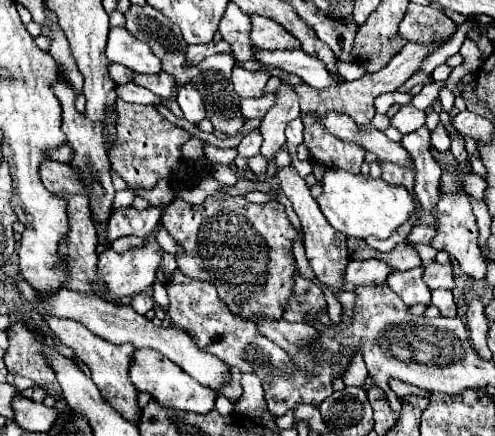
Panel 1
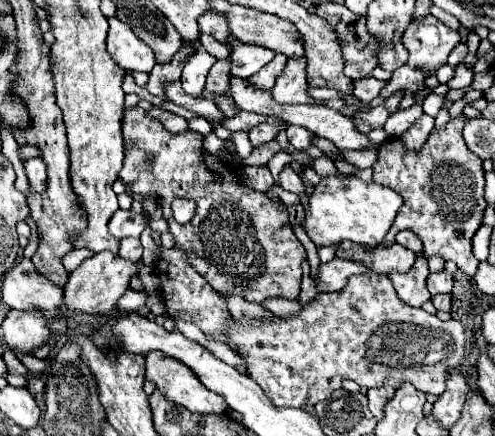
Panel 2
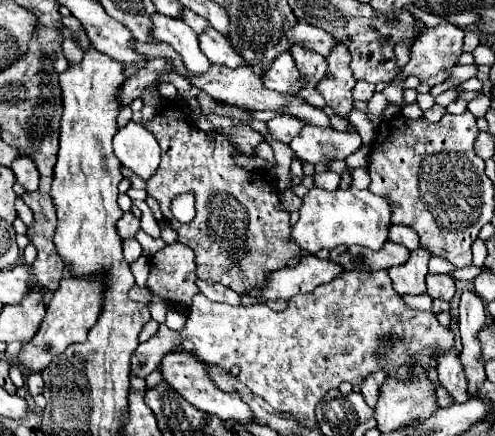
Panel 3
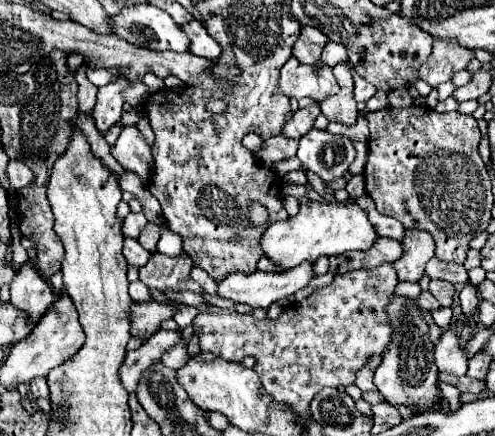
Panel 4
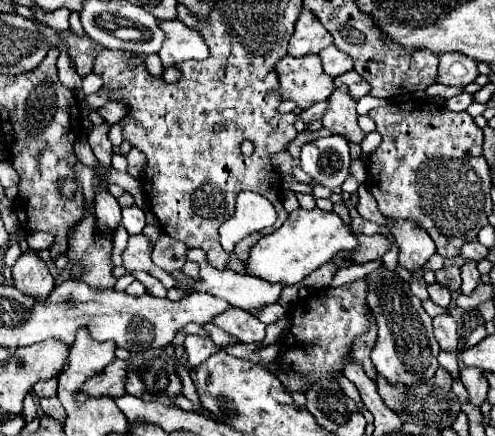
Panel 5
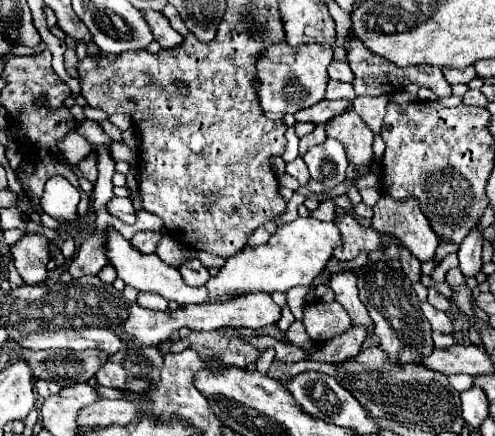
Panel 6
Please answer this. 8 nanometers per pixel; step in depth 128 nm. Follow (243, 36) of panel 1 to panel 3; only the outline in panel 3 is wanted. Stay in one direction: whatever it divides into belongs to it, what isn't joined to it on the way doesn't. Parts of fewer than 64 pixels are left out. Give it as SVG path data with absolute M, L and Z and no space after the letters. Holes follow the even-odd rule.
M184 10L184 16L182 16L182 20L194 30L194 32L204 32L204 28L208 26L208 22L204 20L204 18L200 18L200 16L196 16L196 14L192 14L192 12L188 12L188 10Z

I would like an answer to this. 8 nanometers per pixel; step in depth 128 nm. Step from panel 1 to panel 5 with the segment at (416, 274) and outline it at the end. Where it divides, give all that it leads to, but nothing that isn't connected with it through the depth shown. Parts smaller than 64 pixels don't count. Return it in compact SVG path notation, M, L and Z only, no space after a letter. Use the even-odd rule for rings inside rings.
M388 218L386 228L390 228L392 236L396 238L398 246L400 246L398 262L406 270L414 272L414 270L422 268L428 262L428 258L432 254L436 254L436 246L432 244L432 238L416 222Z

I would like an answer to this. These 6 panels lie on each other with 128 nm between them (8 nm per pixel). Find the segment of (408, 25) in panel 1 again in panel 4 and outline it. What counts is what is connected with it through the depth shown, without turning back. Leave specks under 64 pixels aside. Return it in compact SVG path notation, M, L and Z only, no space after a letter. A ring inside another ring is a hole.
M434 40L434 52L428 58L428 62L420 68L420 78L428 82L434 90L428 94L428 106L438 104L438 92L436 86L440 82L450 82L452 76L460 70L466 70L466 66L474 60L474 52L468 48L460 48L460 44ZM392 90L392 92L388 92L388 100L390 100L390 106L396 106L396 108L410 106L410 94L406 90Z

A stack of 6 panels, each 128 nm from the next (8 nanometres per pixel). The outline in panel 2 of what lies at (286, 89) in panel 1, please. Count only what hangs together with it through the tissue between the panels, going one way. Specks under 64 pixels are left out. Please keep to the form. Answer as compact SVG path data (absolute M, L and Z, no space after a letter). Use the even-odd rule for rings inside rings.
M290 58L284 74L276 80L276 86L272 88L272 94L276 102L280 104L316 104L314 98L308 96L306 92L308 82L306 82L306 64L304 58Z

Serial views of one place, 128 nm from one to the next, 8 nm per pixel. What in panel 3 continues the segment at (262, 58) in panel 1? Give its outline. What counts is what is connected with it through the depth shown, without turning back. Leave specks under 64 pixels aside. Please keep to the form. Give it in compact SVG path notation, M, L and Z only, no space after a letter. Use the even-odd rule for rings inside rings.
M206 28L206 32L200 34L198 40L200 40L200 50L208 54L212 62L222 62L230 68L244 66L244 60L236 54L236 50L230 46L226 36L216 32L214 28Z

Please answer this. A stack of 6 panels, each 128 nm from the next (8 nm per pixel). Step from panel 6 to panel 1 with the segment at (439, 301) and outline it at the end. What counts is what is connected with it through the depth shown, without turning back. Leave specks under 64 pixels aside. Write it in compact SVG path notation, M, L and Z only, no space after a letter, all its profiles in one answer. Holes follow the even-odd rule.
M430 264L424 270L424 282L428 284L430 290L436 288L446 288L452 290L454 288L454 280L452 280L452 264Z

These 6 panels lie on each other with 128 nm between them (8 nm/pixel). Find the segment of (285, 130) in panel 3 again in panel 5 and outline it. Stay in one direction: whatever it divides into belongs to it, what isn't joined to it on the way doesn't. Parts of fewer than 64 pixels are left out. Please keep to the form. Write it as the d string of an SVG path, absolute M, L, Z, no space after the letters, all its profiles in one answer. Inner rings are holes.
M316 102L314 106L302 110L302 112L300 112L300 118L304 120L304 124L308 124L308 122L312 122L312 120L320 120L320 118L324 116L326 108L328 108L326 102Z

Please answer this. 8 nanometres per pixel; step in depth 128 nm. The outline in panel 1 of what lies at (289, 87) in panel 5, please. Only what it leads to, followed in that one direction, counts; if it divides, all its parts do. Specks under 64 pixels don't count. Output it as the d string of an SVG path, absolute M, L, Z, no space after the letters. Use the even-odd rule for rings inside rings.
M236 66L232 70L232 84L240 98L260 98L268 78L270 78L270 72L266 72L266 70L250 72L240 66Z

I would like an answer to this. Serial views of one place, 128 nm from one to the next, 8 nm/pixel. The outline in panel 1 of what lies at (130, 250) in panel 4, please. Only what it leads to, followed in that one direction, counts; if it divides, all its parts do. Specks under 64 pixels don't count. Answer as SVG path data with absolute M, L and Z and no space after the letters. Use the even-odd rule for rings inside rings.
M124 236L124 238L114 240L114 242L112 242L112 248L114 248L116 252L128 252L128 250L132 250L132 248L138 248L140 244L144 244L142 238L138 238L138 236Z

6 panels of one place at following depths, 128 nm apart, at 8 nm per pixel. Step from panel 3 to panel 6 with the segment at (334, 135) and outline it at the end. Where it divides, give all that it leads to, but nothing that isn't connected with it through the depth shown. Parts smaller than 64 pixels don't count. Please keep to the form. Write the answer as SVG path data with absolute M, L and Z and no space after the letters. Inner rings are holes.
M326 138L324 144L312 146L304 154L304 162L308 164L312 180L322 182L328 188L336 188L346 178L346 150L334 138Z

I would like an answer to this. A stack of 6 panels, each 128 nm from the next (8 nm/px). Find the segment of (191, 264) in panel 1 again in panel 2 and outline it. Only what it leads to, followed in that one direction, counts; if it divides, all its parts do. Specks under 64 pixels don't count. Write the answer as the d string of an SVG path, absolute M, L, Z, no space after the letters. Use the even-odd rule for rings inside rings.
M136 106L124 112L122 120L122 132L126 142L126 158L124 168L120 170L122 182L142 196L152 196L160 202L164 220L168 222L170 234L176 240L176 246L182 248L188 254L190 264L204 276L204 280L218 292L218 294L238 294L244 296L248 302L262 304L270 296L282 296L288 300L298 300L300 294L300 280L302 280L302 260L306 258L306 250L302 242L294 236L290 222L288 222L288 210L282 202L272 202L266 192L256 192L240 180L240 174L230 168L228 164L222 164L220 158L206 152L202 148L204 136L198 132L184 132L184 134L172 134L168 132L160 120L148 118L148 114ZM152 154L154 162L148 164L146 156ZM132 178L132 180L130 180ZM174 198L192 198L198 208L194 218L188 224L178 224L172 216L170 204Z

